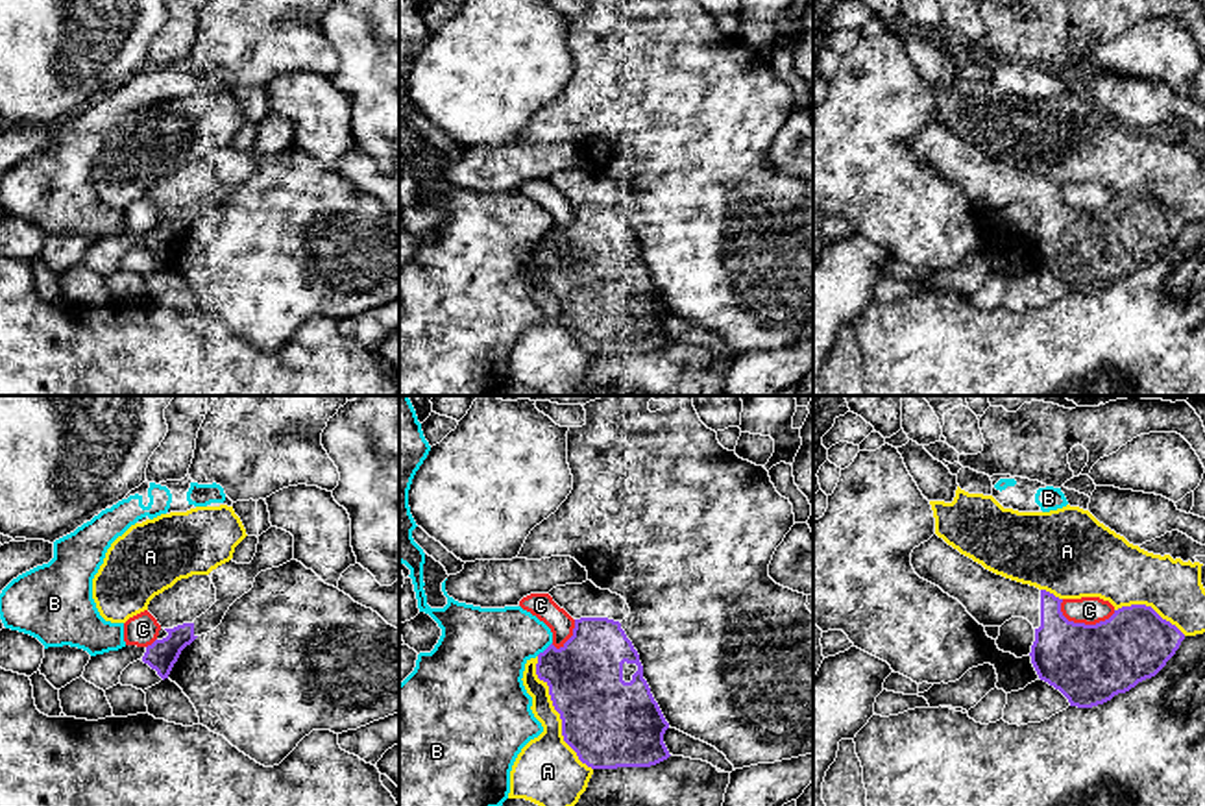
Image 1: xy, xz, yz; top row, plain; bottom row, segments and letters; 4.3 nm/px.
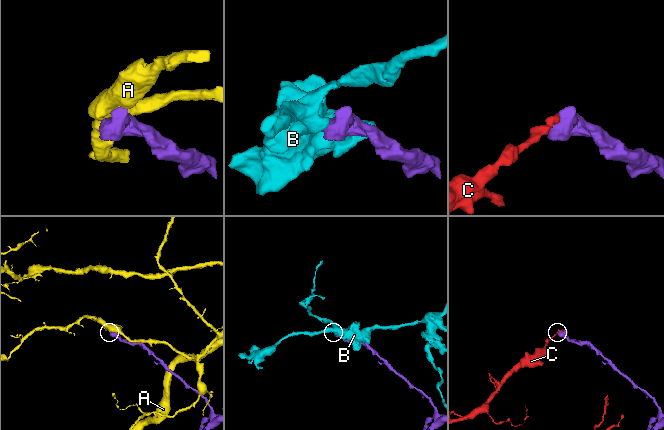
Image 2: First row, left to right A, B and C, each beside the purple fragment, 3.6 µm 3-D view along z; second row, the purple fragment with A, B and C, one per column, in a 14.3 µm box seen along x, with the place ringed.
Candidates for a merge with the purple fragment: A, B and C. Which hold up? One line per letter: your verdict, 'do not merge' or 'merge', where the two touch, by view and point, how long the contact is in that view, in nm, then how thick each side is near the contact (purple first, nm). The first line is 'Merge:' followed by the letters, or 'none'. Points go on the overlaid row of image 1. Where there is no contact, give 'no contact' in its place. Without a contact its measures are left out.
Merge: none
A: do not merge; contact xz (559, 712); length 550 nm; calibres 380 and 280 nm
B: do not merge; contact xz (546, 649); length 90 nm; calibres 320 and 360 nm
C: do not merge; contact yz (1083, 623); length 260 nm; calibres 360 and 120 nm

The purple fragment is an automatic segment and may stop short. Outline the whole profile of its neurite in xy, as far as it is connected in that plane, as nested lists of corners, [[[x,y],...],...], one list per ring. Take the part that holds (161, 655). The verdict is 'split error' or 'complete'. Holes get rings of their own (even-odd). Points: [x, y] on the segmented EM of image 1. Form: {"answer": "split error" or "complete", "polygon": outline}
{"answer": "split error", "polygon": [[[209,575],[181,579],[150,601],[148,612],[168,636],[148,645],[142,662],[155,669],[163,680],[168,678],[181,651],[198,638],[192,621],[214,603],[216,588]]]}

